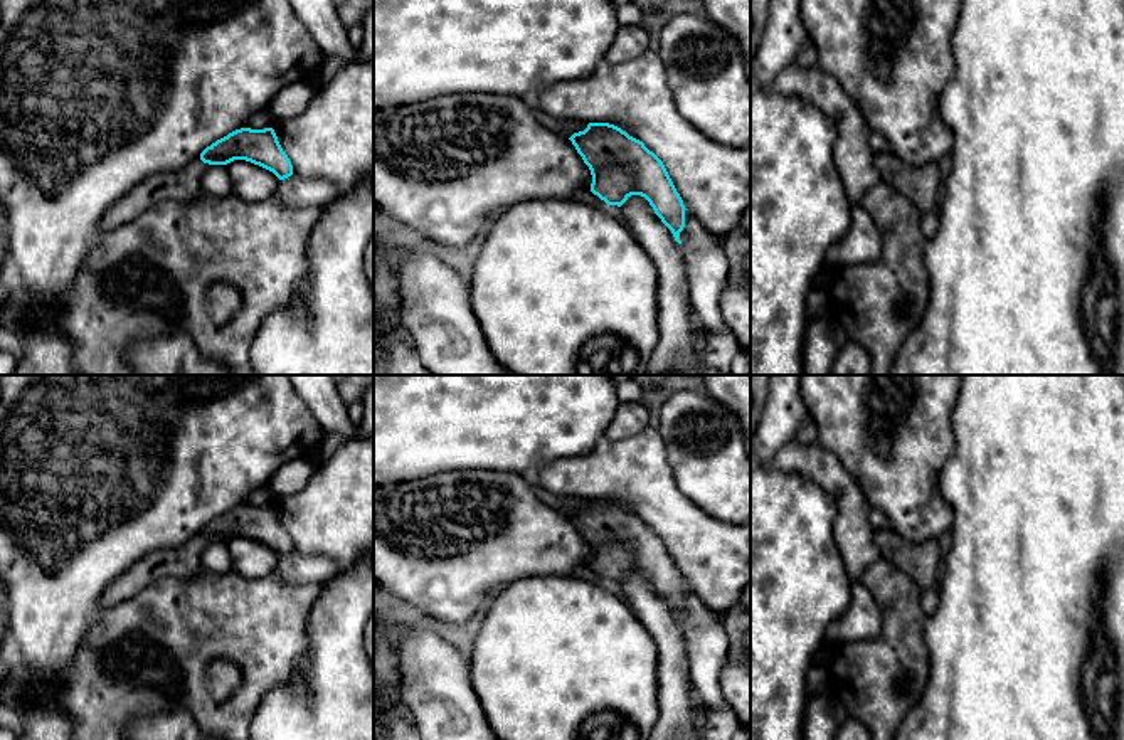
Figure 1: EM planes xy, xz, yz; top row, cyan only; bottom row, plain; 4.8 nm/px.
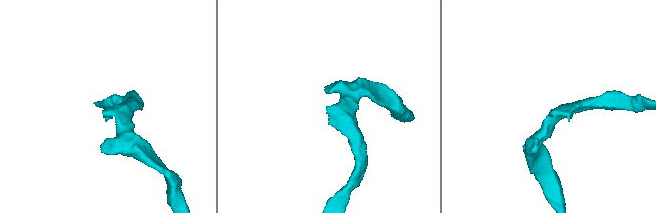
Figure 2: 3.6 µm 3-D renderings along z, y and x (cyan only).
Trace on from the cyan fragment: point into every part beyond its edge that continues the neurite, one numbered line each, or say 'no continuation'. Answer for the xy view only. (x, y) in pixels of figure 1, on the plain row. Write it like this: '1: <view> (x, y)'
1: xy (184, 560)

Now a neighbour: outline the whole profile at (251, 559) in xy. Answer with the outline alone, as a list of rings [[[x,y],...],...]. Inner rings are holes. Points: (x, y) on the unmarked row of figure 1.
[[[234,536],[225,543],[232,570],[247,579],[261,579],[273,574],[279,562],[279,555],[273,548],[251,538]]]

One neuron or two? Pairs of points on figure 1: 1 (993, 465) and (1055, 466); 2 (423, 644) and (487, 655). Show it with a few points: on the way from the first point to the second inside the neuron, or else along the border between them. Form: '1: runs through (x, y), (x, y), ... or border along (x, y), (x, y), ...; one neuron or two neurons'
1: runs through (1008, 465), (1040, 465); one neuron
2: border along (468, 658), (470, 685), (478, 697); two neurons

